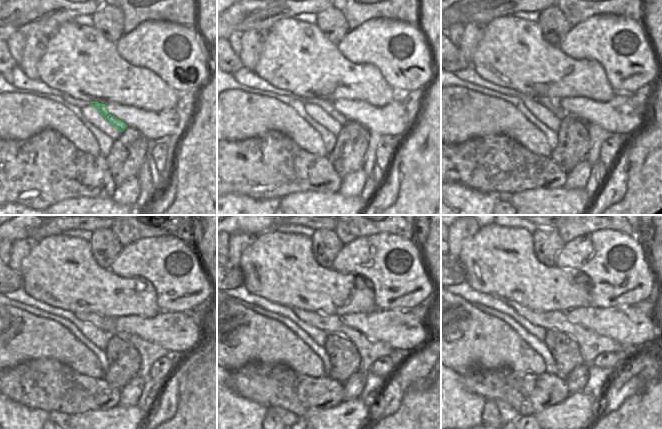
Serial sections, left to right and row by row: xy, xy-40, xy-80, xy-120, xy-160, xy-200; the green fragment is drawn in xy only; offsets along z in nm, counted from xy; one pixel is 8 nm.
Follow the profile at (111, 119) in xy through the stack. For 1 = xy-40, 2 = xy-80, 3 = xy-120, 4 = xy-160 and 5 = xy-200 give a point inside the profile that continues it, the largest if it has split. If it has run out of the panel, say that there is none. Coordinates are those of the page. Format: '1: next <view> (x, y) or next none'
1: next xy-40 (326, 105)
2: next xy-80 (552, 105)
3: next xy-120 (107, 325)
4: next xy-160 (330, 324)
5: next xy-200 (587, 339)

